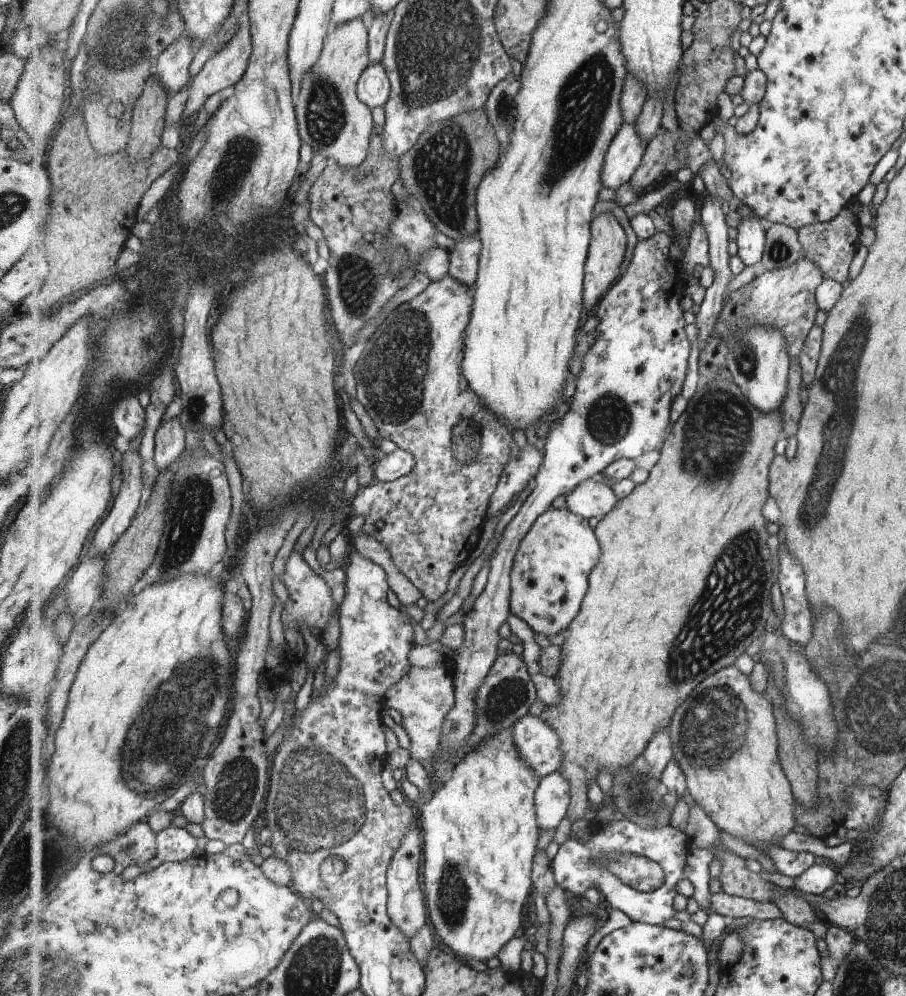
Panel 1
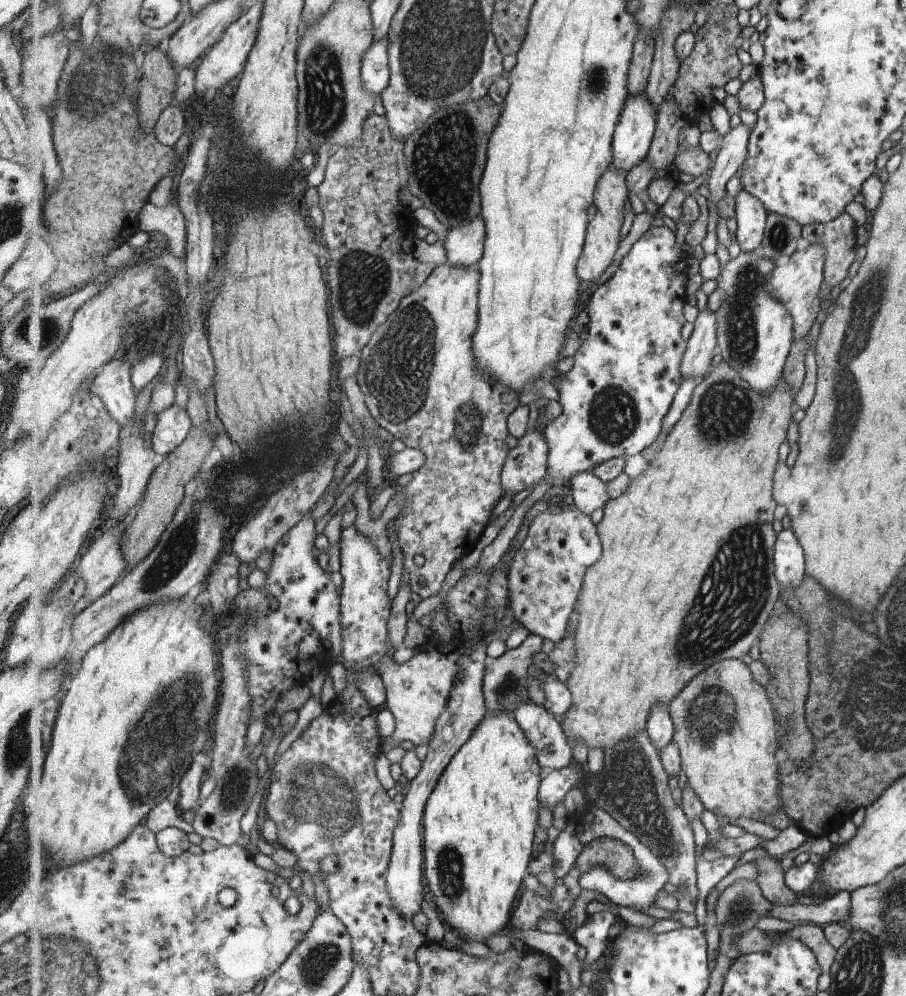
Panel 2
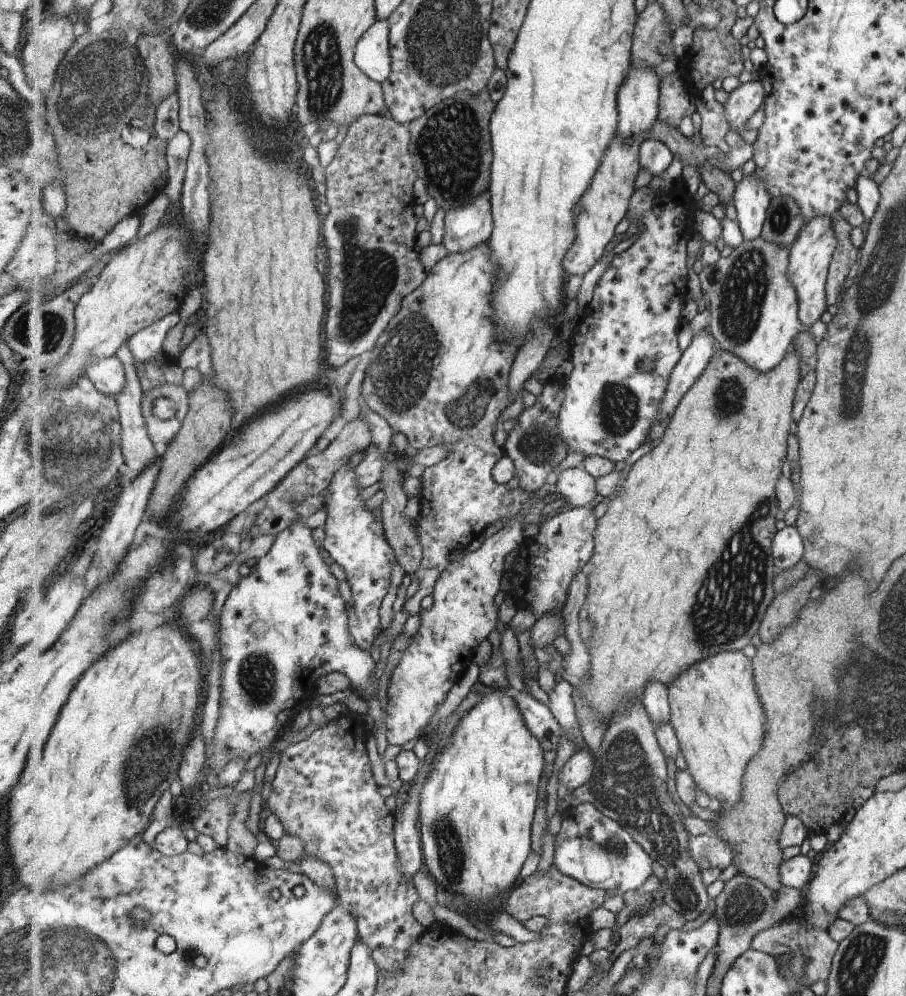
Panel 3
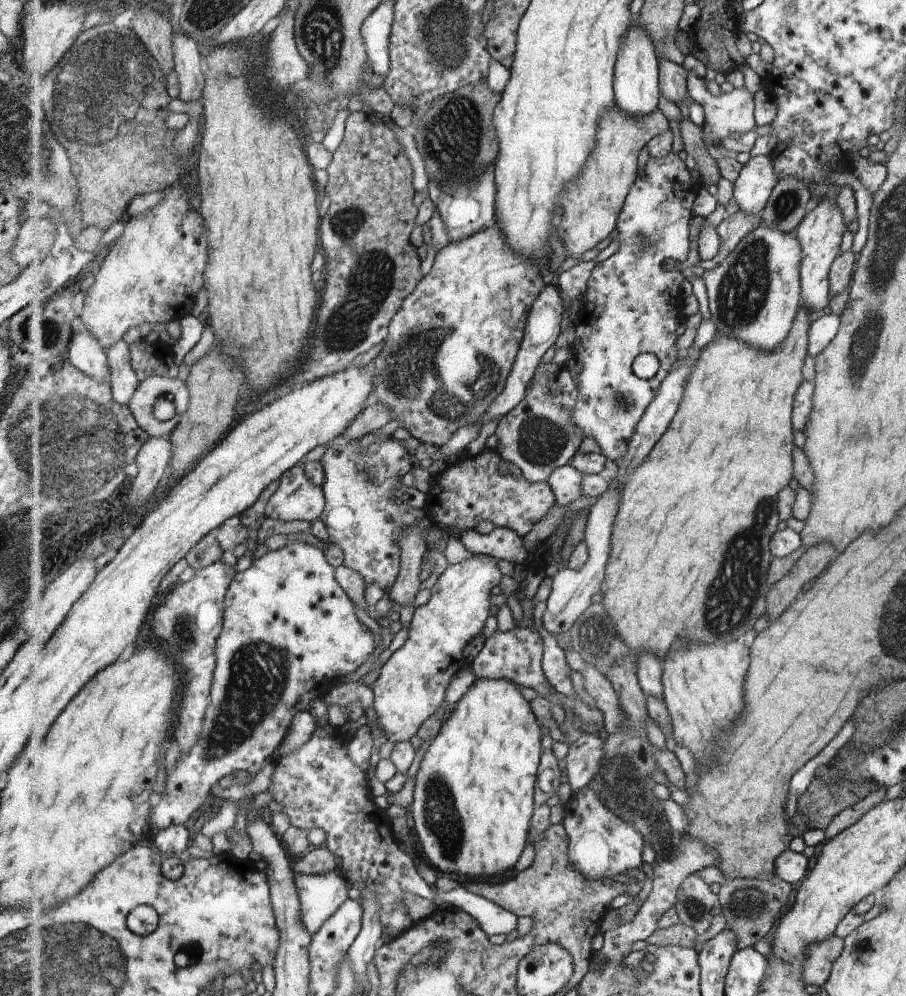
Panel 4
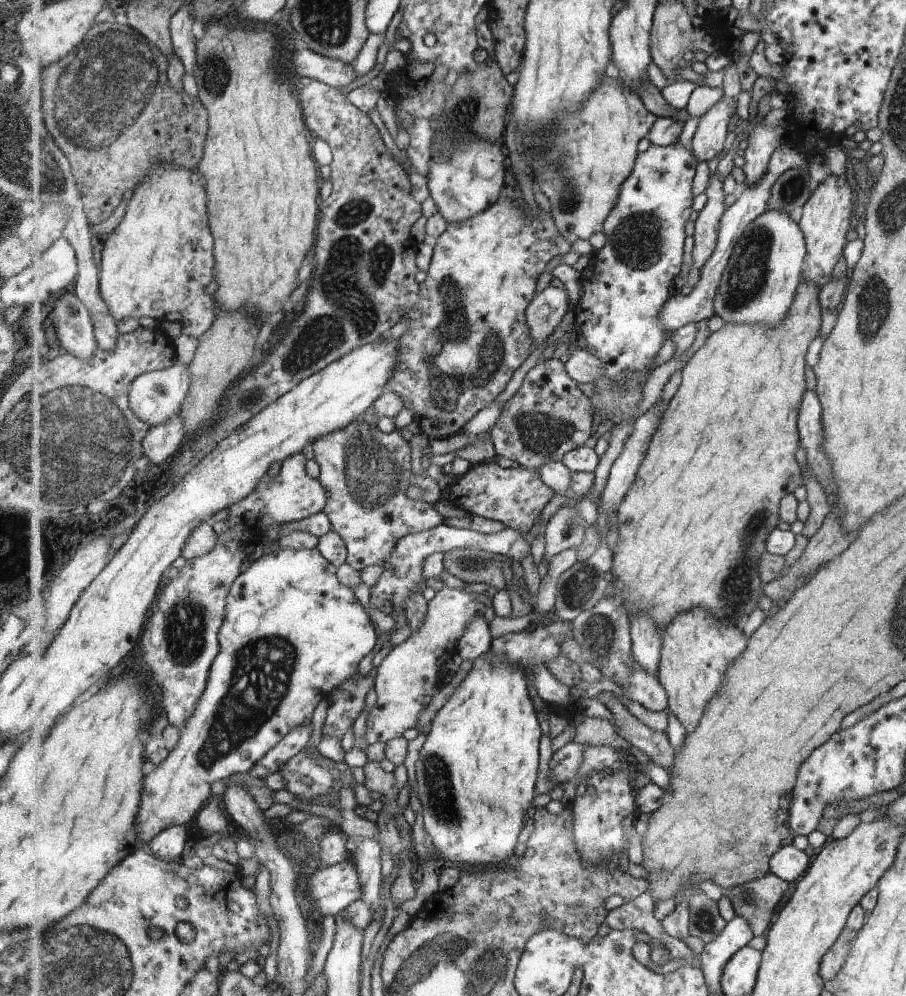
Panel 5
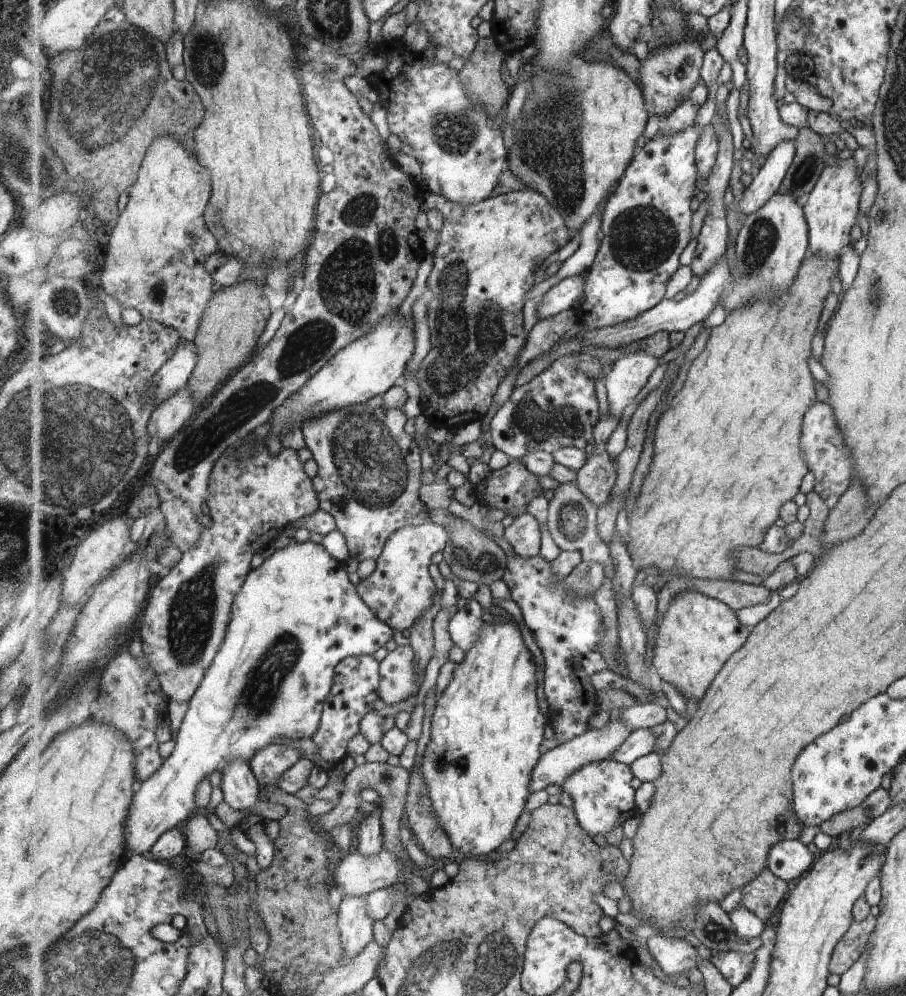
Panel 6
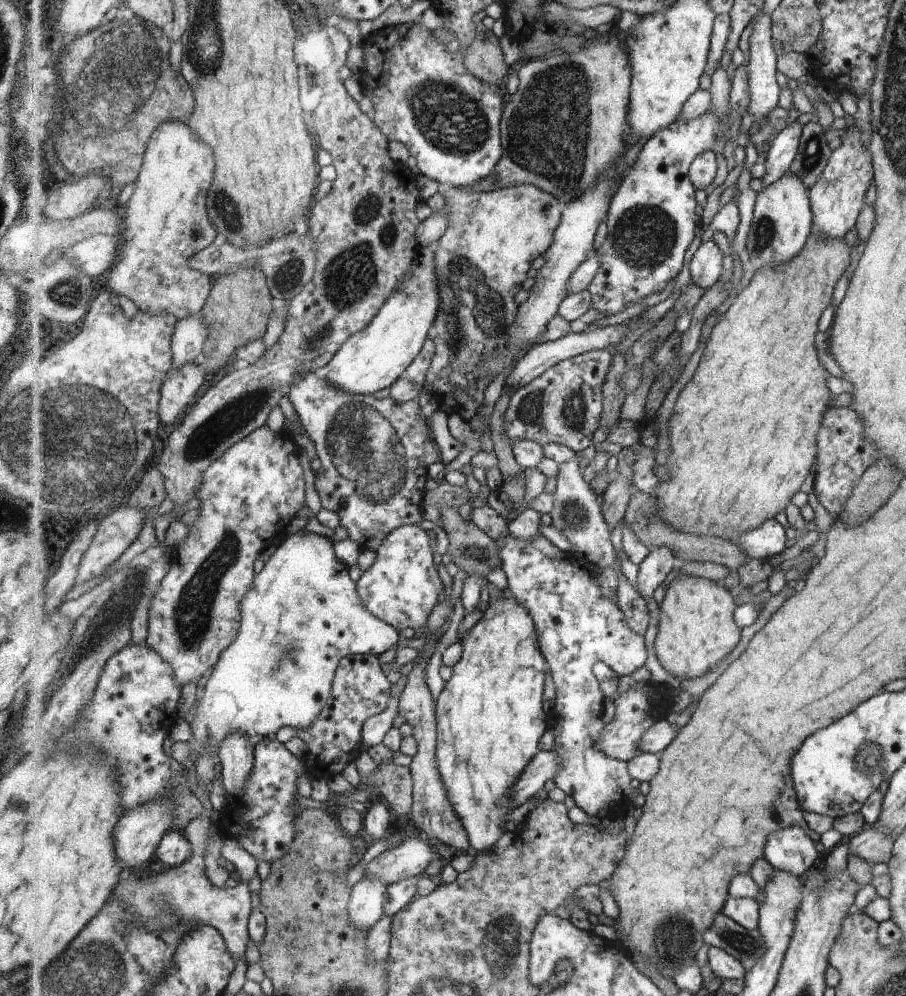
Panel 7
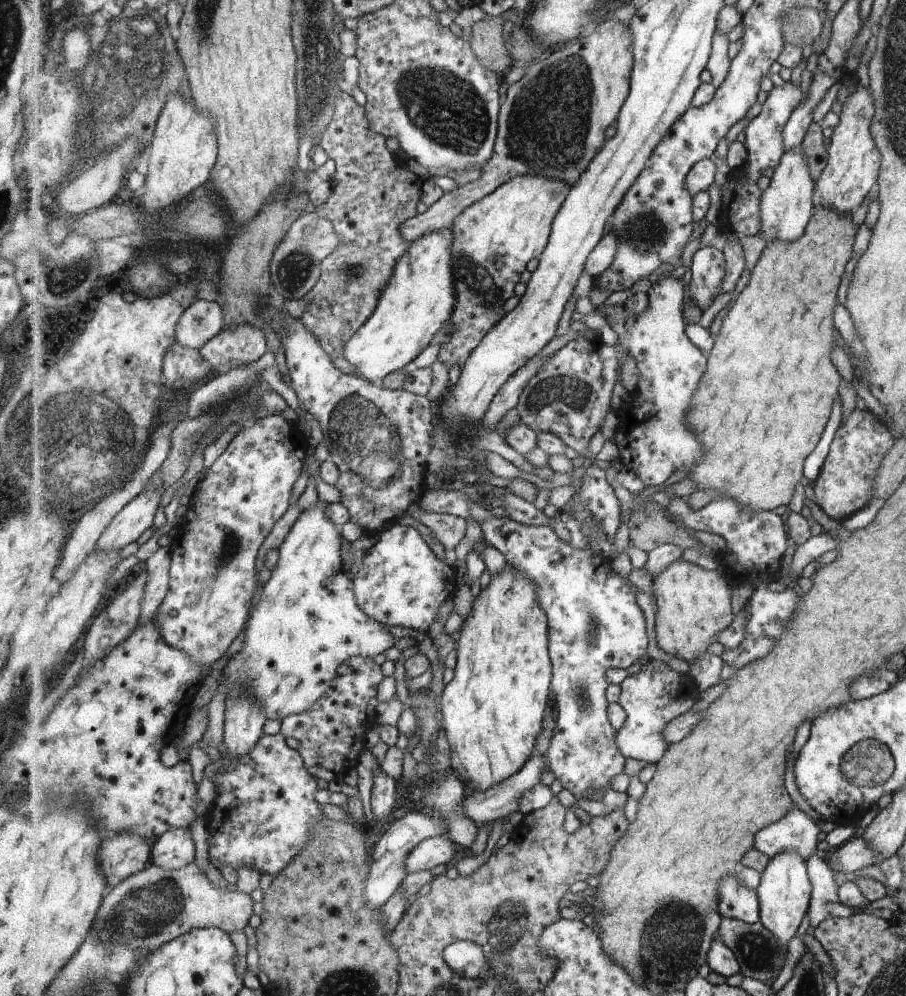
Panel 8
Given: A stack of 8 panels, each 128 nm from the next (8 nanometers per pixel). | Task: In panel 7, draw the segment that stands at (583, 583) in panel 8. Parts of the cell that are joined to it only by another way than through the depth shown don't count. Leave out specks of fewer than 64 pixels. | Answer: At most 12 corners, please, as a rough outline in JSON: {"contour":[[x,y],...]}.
{"contour":[[542,535],[495,542],[556,690],[553,781],[589,816],[635,789],[599,735],[645,638],[601,570]]}

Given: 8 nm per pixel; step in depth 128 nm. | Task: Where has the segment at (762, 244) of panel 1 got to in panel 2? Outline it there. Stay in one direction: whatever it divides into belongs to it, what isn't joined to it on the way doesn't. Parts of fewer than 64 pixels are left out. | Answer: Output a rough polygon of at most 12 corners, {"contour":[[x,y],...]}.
{"contour":[[743,190],[736,197],[737,244],[761,250],[769,213]]}

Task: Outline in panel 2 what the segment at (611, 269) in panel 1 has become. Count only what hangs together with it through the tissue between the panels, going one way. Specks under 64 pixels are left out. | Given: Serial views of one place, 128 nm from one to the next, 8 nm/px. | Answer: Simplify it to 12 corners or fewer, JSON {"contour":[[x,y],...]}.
{"contour":[[613,163],[603,175],[579,276],[589,286],[623,248],[631,188]]}

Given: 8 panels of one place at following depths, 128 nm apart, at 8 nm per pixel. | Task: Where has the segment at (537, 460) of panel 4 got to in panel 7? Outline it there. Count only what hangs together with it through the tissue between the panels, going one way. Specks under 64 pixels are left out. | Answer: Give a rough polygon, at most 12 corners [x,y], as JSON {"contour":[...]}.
{"contour":[[611,352],[564,360],[511,396],[511,444],[583,452]]}

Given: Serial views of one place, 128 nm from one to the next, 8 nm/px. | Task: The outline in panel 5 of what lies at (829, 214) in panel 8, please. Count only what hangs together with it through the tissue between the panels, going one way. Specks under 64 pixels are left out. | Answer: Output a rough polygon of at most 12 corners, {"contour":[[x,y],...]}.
{"contour":[[809,279],[688,360],[618,508],[665,632],[759,606],[795,458]]}

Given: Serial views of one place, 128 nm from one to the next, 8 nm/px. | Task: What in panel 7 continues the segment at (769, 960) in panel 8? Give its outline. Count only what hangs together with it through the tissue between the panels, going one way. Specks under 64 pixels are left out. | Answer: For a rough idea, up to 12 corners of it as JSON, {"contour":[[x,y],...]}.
{"contour":[[723,912],[704,937],[730,952],[747,973],[767,950],[759,928],[749,930]]}

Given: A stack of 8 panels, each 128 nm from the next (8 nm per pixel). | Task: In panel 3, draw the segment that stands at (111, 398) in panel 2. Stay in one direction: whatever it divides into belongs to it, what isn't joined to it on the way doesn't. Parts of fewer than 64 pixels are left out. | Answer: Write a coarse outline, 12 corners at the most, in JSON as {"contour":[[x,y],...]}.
{"contour":[[115,357],[95,359],[86,368],[93,384],[117,396],[126,370]]}

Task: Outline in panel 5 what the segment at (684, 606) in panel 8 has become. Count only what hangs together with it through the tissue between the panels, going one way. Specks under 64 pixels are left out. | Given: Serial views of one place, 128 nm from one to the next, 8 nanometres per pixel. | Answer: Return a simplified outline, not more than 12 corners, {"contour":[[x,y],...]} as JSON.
{"contour":[[705,607],[664,632],[658,679],[686,734],[750,639]]}

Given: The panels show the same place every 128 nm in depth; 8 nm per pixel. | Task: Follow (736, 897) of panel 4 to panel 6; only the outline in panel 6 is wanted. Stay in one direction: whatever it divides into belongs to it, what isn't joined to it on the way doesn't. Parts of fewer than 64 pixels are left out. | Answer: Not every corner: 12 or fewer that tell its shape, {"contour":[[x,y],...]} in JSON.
{"contour":[[768,866],[744,888],[741,905],[765,923],[789,886]]}

